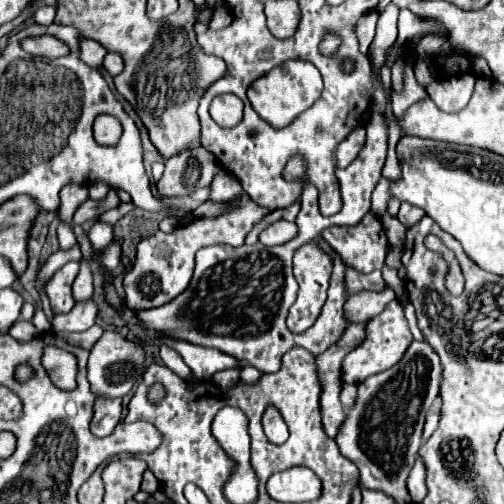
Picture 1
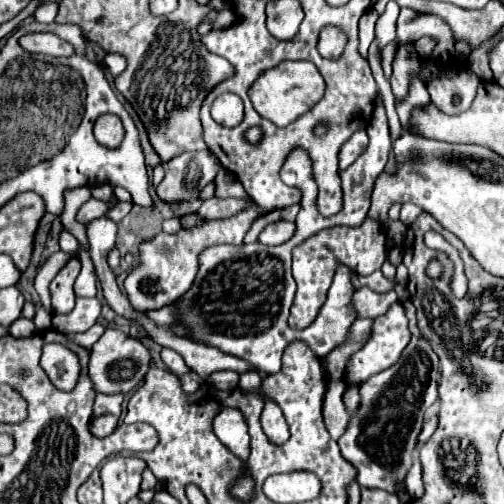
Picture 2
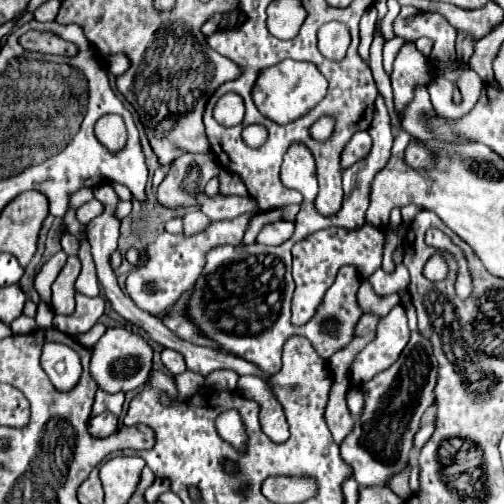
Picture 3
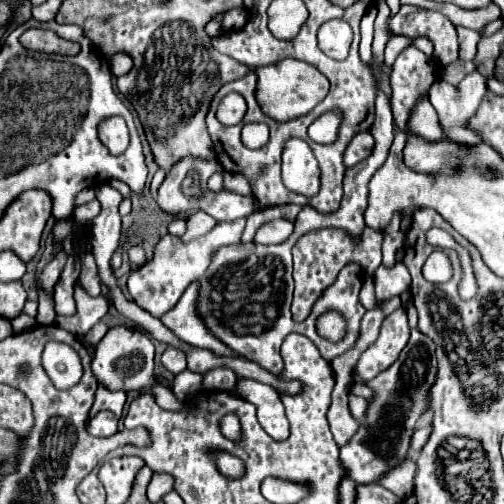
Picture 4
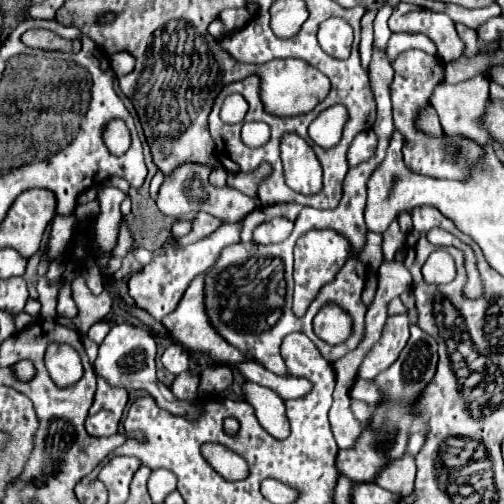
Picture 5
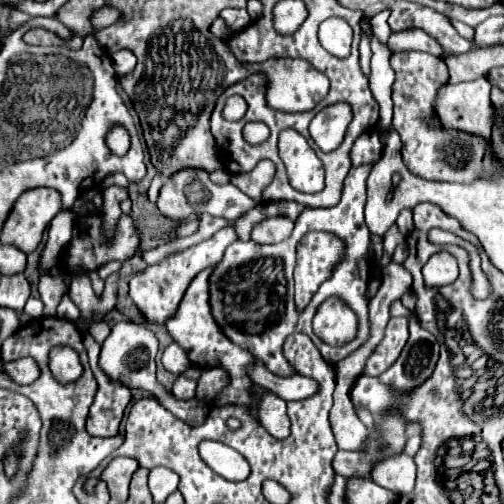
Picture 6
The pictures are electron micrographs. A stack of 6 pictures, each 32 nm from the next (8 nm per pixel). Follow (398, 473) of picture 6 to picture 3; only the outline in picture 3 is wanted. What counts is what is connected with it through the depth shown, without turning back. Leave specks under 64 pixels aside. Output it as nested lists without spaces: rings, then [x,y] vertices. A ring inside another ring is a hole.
[[[406,468],[402,474],[396,474],[392,480],[390,480],[390,490],[394,494],[398,494],[402,500],[410,498],[410,488],[408,488],[408,474],[410,474],[410,468]]]

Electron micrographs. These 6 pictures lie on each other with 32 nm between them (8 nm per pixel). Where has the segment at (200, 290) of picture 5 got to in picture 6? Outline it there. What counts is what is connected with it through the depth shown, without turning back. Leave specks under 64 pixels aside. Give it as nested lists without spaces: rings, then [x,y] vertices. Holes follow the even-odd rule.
[[[210,268],[202,270],[200,276],[196,276],[186,294],[184,294],[184,300],[180,302],[178,310],[174,312],[174,316],[170,316],[166,320],[166,328],[170,332],[170,336],[174,338],[176,344],[180,344],[186,354],[188,354],[188,360],[194,364],[194,366],[200,366],[200,368],[214,368],[214,366],[220,366],[220,368],[226,368],[230,372],[230,384],[214,398],[212,404],[246,404],[250,406],[252,414],[256,416],[256,408],[252,404],[252,398],[250,398],[250,392],[248,388],[252,386],[252,380],[246,376],[246,366],[256,362],[254,356],[242,348],[238,348],[236,344],[232,344],[224,334],[222,330],[218,328],[218,324],[214,322],[212,314],[210,314],[210,306],[208,306],[208,276],[210,276]]]

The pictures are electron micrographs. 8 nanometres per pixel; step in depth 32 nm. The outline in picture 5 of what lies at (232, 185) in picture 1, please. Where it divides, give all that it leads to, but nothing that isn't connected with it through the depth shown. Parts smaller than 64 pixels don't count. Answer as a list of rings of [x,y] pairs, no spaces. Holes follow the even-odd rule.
[[[262,166],[256,174],[250,174],[250,176],[246,176],[246,174],[228,174],[226,186],[232,186],[238,192],[244,192],[244,194],[256,198],[256,188],[260,184],[260,178],[266,176],[266,174],[268,174],[268,166]]]

